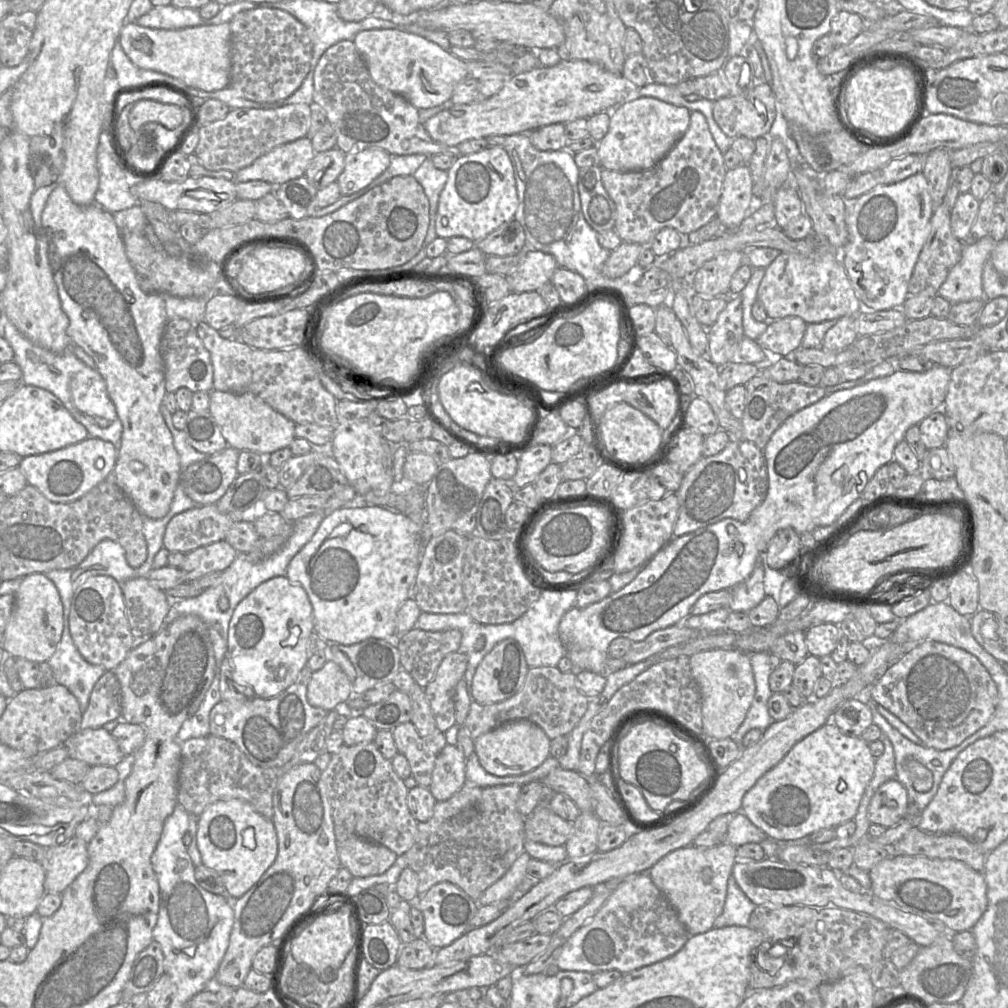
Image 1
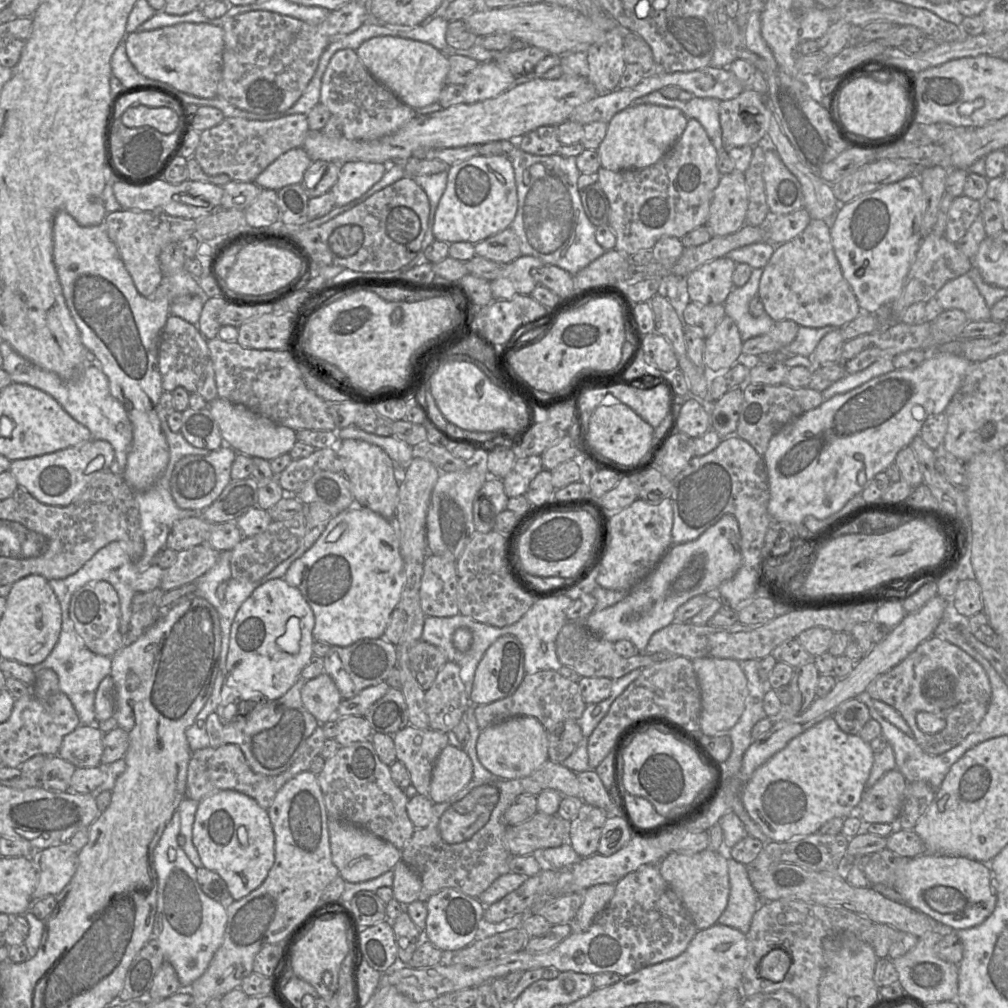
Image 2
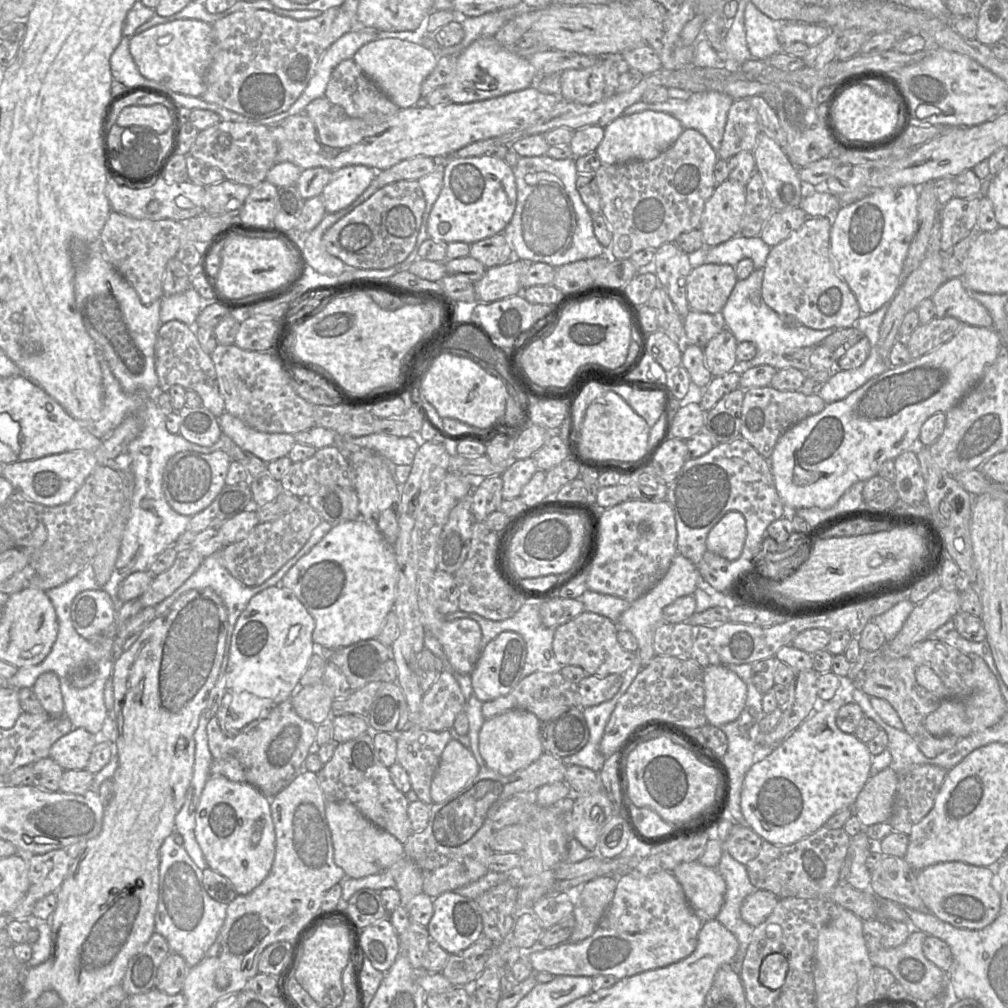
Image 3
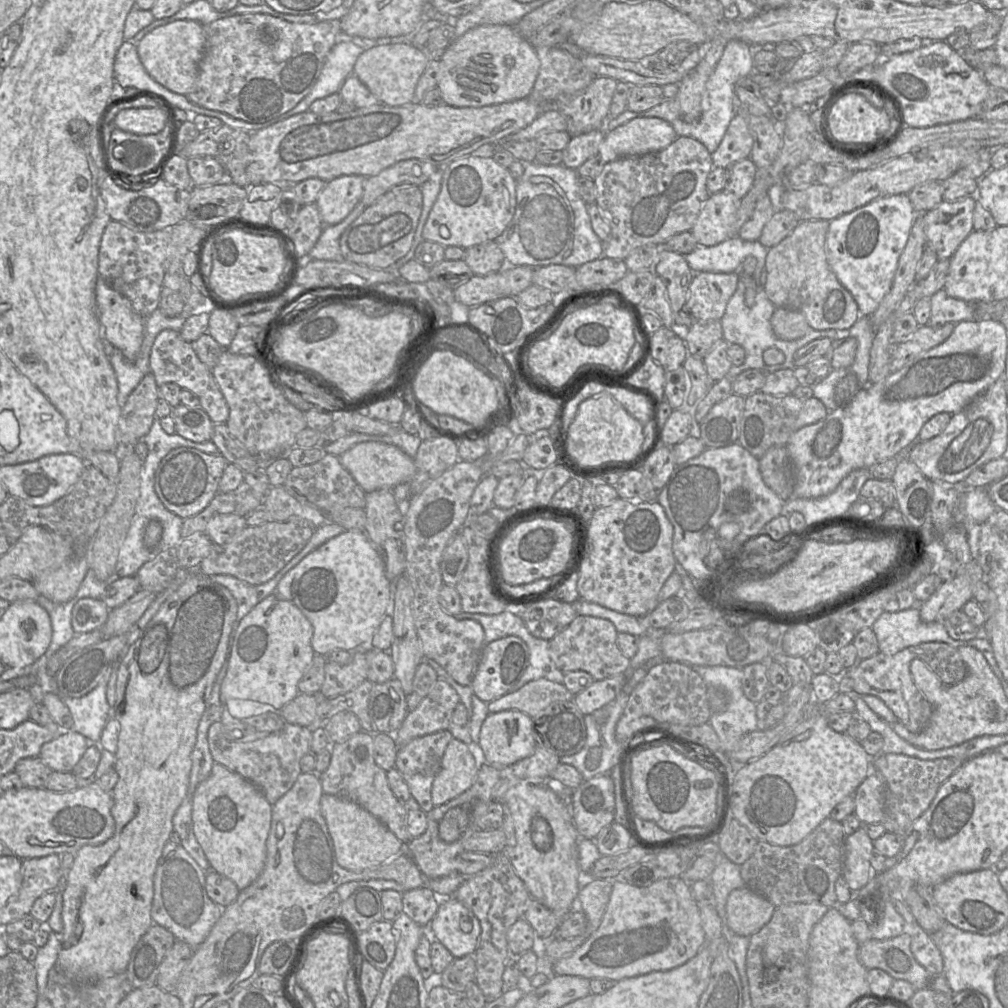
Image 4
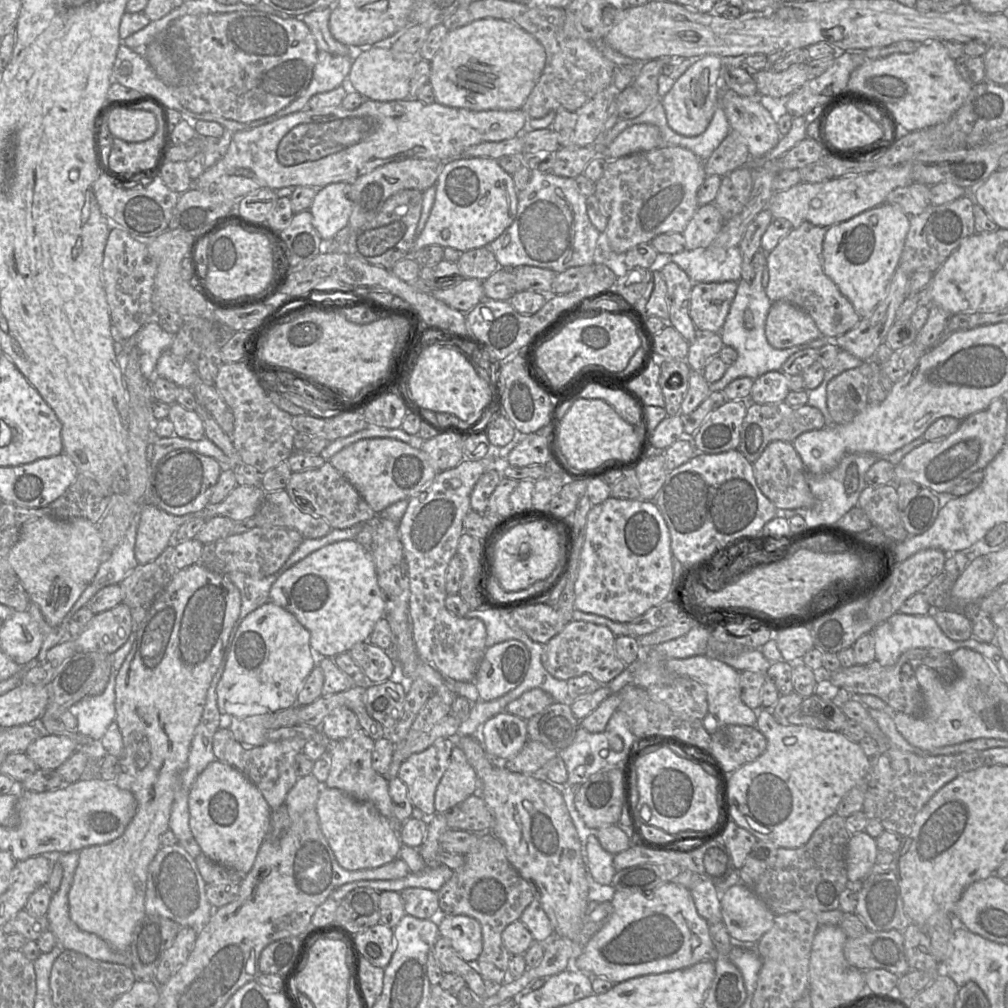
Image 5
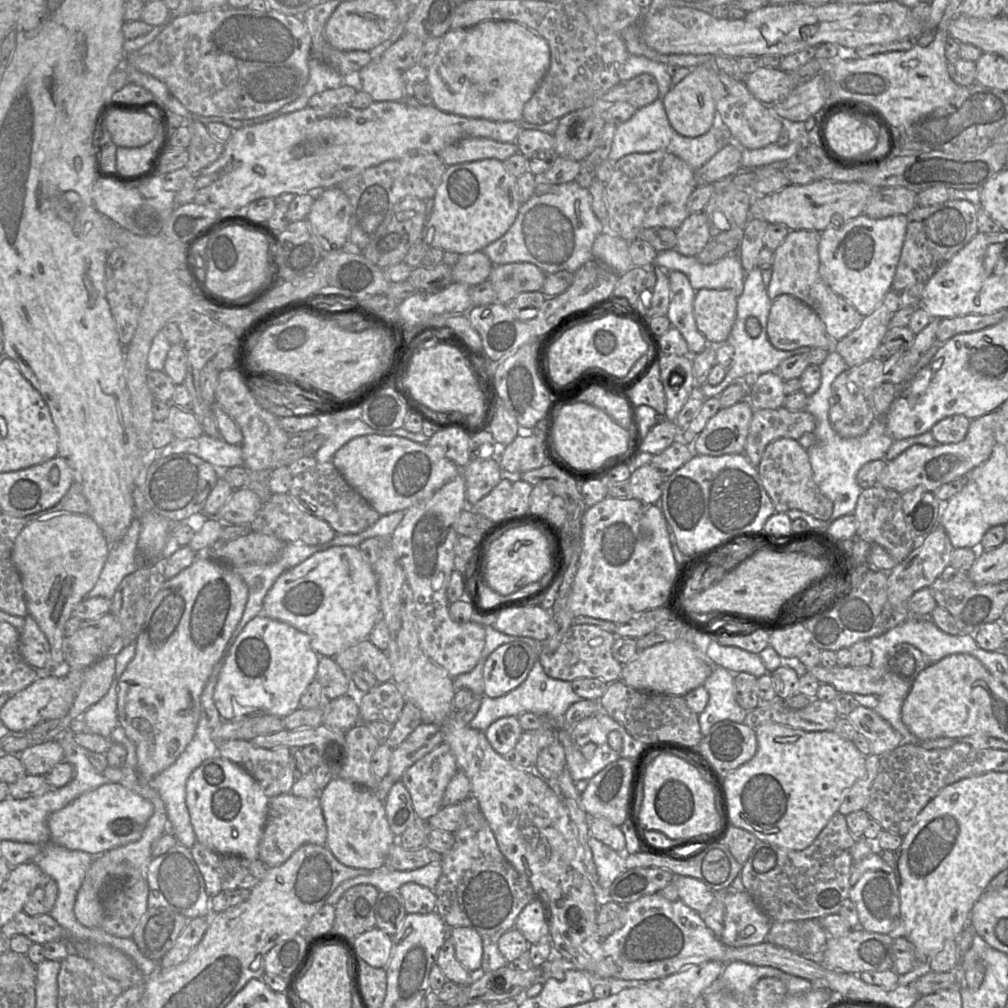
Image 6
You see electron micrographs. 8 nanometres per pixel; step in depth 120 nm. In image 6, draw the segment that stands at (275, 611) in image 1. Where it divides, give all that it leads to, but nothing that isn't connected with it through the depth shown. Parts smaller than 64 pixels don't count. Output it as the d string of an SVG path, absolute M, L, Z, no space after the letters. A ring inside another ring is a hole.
M260 614L249 621L236 638L222 667L214 691L214 703L223 721L268 714L284 718L300 707L300 698L316 680L320 656L312 649L310 637L291 625Z

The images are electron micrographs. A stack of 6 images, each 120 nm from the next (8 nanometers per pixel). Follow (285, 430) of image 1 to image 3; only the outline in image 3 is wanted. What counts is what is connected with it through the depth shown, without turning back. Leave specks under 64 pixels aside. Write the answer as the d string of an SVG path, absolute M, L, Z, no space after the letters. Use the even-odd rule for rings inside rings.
M226 411L218 419L222 434L267 464L288 456L296 443L294 434L257 431Z

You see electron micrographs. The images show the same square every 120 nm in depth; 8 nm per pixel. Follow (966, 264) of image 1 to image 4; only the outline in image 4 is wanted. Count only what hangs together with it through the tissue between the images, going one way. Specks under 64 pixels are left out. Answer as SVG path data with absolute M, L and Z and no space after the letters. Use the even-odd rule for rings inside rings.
M944 289L937 291L930 298L930 325L940 328L947 323L957 324L962 321L973 321L977 318L976 309L963 300L949 297Z

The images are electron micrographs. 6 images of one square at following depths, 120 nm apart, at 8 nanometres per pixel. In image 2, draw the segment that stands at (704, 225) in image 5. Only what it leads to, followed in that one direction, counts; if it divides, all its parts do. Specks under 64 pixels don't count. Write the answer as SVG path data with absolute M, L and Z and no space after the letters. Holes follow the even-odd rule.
M734 170L721 176L711 200L706 226L713 237L733 234L746 224L748 189L745 175Z

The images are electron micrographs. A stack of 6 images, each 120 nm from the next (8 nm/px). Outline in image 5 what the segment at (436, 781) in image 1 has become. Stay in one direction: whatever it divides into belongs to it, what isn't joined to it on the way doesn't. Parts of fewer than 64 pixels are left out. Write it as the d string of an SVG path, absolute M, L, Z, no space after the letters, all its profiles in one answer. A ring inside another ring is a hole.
M454 745L448 768L435 792L435 810L446 813L475 793L479 793L478 777L463 750Z

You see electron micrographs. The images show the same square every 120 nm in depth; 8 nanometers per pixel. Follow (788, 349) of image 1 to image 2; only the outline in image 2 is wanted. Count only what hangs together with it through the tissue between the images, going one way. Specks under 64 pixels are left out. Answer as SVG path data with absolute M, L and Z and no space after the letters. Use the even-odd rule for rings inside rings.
M793 320L775 322L767 334L751 338L742 344L742 355L759 356L777 352L789 345L796 337L799 325Z

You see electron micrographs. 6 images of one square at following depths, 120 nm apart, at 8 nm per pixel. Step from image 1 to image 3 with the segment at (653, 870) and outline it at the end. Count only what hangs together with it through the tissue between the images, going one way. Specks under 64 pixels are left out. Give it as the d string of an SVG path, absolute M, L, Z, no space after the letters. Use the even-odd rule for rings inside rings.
M697 860L677 865L672 873L700 920L715 919L726 894L726 882L718 868L707 867Z

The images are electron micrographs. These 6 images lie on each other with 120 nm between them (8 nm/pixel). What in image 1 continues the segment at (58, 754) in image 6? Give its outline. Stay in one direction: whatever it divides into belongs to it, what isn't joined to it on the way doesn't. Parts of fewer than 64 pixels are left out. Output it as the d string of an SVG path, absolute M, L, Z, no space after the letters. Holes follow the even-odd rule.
M104 727L79 730L63 745L68 750L68 758L81 760L89 766L104 765L115 767L125 757L111 732Z

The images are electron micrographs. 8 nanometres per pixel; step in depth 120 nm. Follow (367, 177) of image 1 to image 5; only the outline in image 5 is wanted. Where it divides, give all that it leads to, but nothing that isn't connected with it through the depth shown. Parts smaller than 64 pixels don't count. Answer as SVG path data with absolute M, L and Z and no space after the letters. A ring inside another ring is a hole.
M338 182L318 188L309 211L322 240L332 240L349 223L352 212L351 183Z

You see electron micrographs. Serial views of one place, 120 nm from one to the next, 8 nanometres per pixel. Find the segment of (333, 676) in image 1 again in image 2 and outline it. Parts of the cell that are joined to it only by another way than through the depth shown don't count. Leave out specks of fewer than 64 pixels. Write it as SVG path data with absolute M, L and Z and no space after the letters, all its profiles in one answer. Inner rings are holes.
M325 672L305 682L301 690L301 698L304 707L320 725L337 716L338 706L342 701L336 684Z

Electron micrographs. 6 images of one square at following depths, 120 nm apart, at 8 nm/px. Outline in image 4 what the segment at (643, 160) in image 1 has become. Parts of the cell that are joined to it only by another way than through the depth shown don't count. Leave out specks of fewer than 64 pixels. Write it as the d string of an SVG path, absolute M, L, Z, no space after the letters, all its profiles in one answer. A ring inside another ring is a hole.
M637 117L605 133L598 154L605 163L620 157L659 152L677 139L667 121L655 117Z

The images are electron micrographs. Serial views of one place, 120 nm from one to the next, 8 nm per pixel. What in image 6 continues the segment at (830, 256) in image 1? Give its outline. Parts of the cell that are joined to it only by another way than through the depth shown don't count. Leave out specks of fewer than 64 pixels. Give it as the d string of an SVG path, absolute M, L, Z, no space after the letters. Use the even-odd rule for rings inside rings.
M790 230L774 251L772 278L767 292L771 300L789 294L804 302L818 314L828 335L837 342L853 332L864 317L823 279L819 258L820 235L821 232L817 231Z

